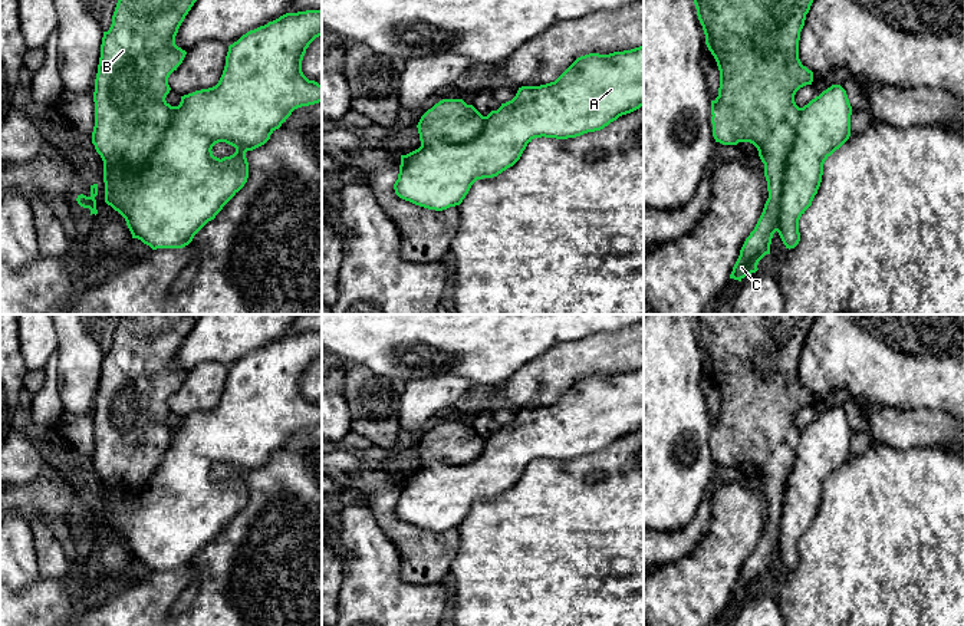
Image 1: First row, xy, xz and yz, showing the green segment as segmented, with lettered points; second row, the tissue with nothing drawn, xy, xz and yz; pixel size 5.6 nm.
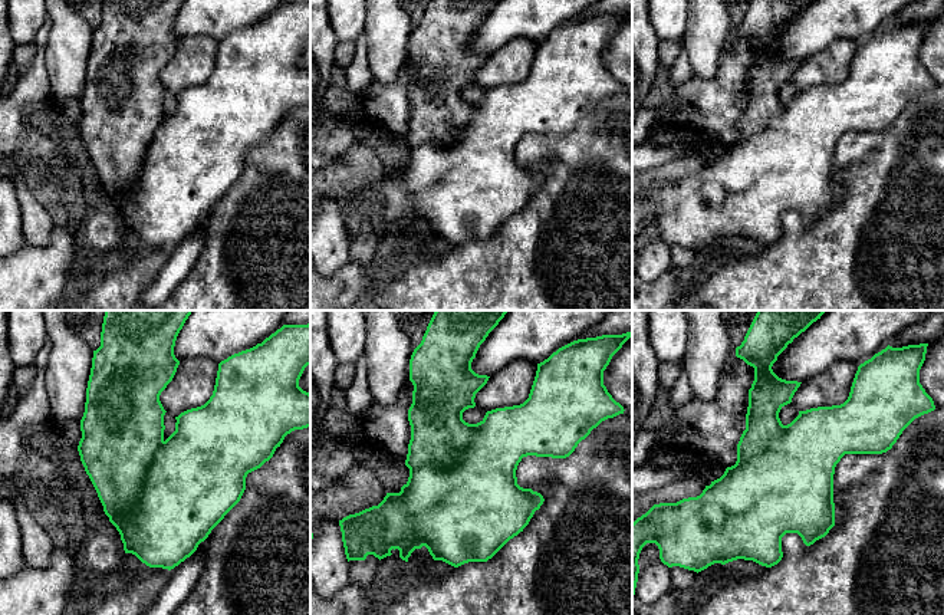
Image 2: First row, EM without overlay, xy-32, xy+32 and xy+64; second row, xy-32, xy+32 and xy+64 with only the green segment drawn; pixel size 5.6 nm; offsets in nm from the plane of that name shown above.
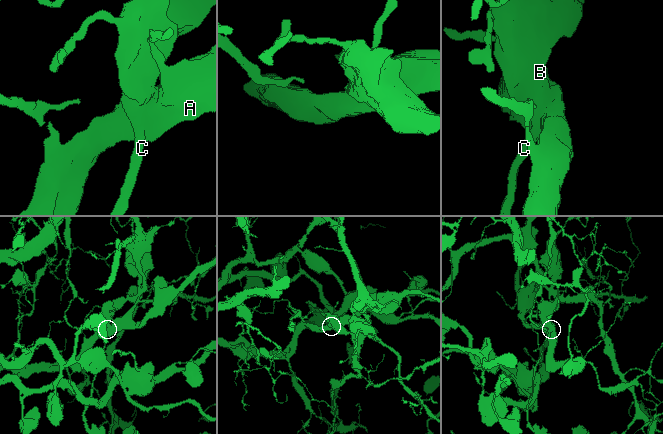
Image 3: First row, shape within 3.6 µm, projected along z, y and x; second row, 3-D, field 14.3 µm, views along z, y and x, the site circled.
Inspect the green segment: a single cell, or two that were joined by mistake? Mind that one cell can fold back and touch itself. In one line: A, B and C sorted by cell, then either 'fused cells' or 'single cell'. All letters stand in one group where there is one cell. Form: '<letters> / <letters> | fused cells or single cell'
A / B C | fused cells

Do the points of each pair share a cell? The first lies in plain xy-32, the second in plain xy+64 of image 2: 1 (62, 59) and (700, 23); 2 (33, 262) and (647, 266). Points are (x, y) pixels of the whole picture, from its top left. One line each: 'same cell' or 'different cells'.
1: same cell
2: different cells

